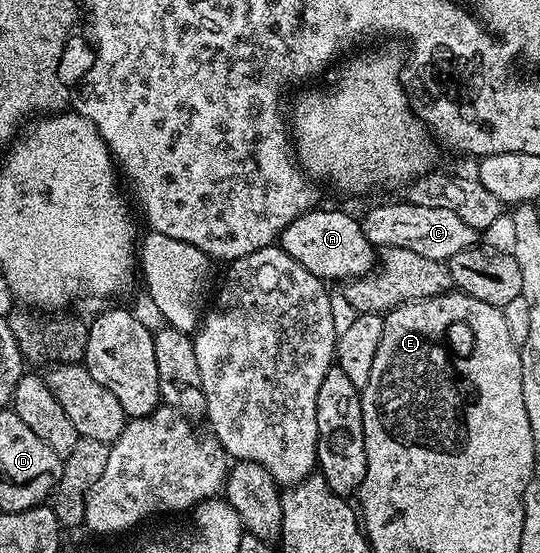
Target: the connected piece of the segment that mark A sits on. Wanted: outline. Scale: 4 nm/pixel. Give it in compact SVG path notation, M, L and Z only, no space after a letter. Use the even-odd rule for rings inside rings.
M314 208L300 214L281 233L279 245L281 249L291 256L307 272L311 272L317 278L330 280L329 278L362 278L375 266L375 248L363 236L363 228L360 221L352 218L345 210L325 210L327 208Z

